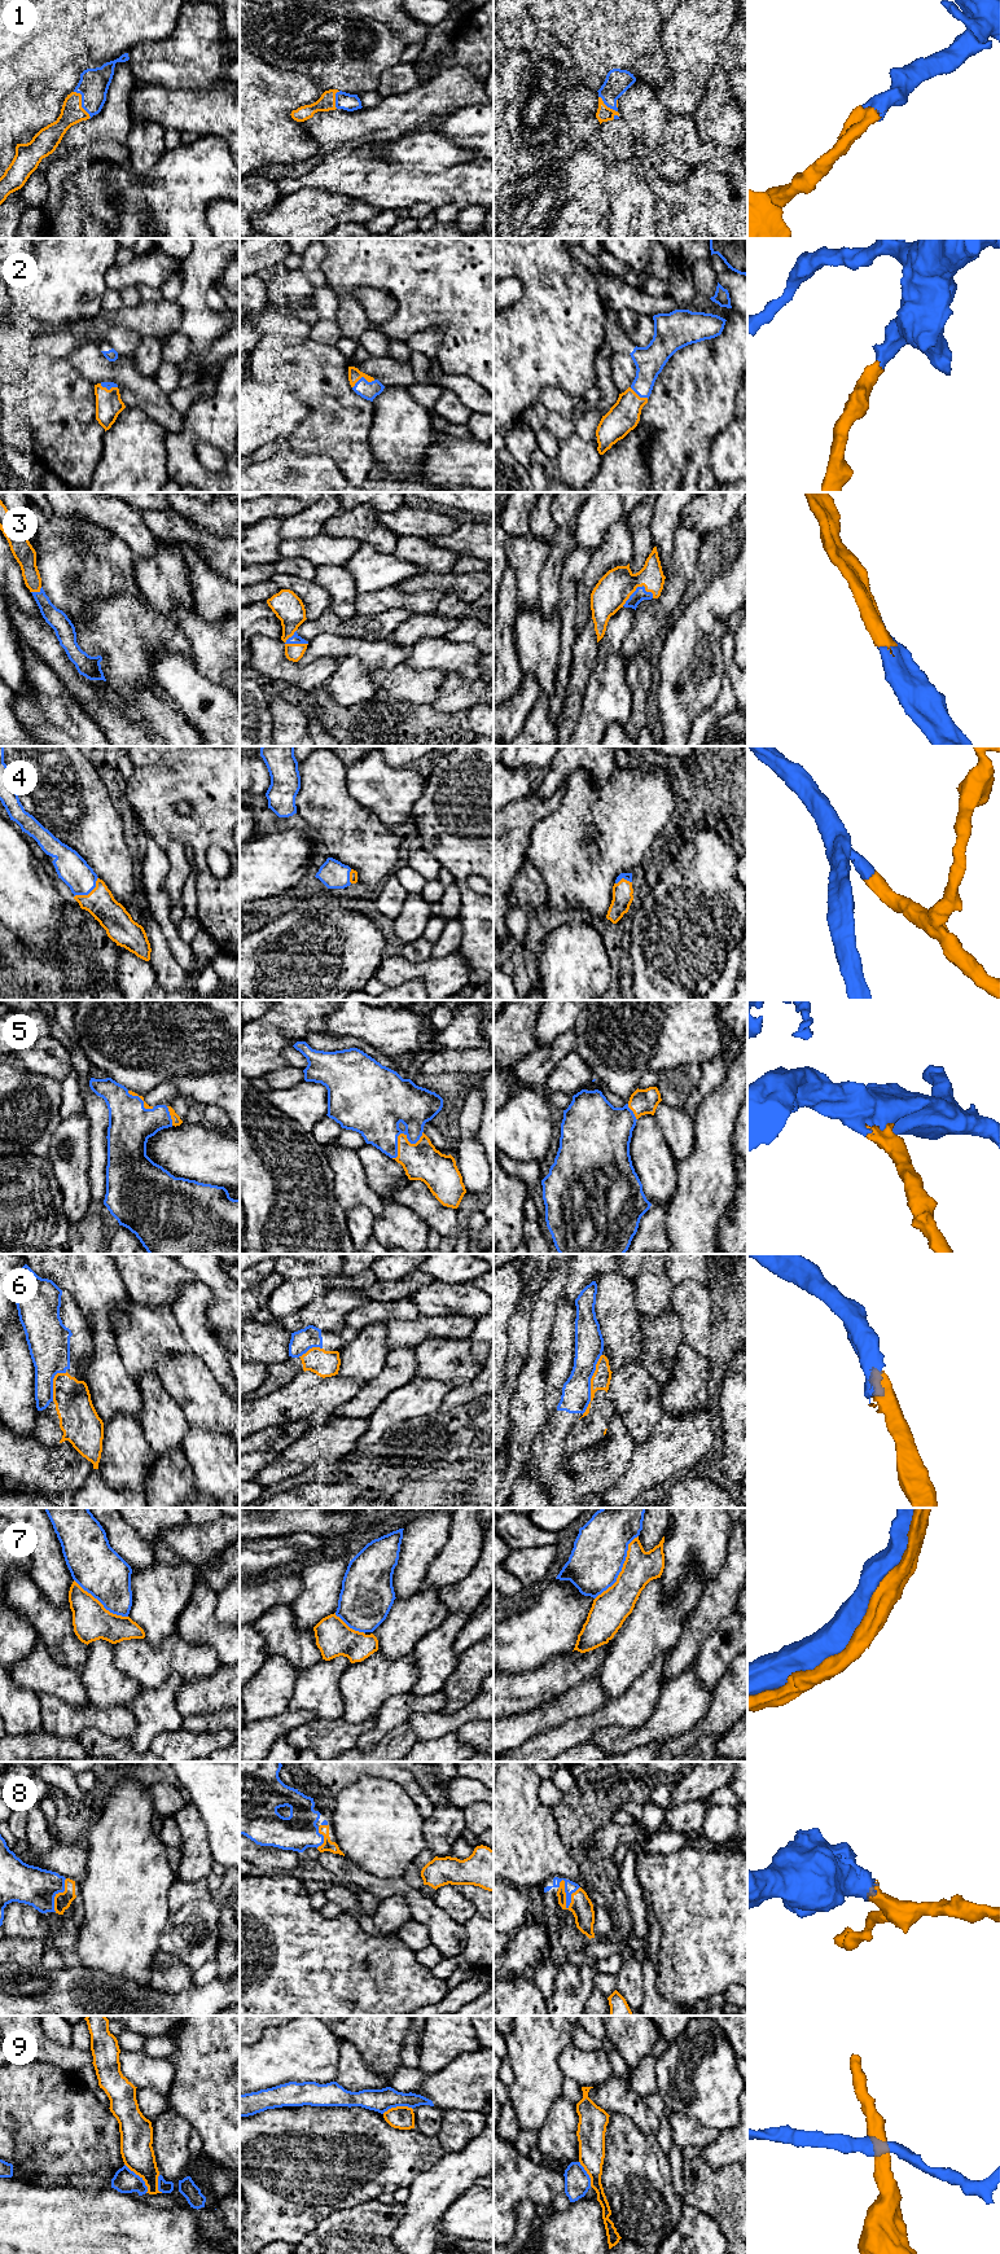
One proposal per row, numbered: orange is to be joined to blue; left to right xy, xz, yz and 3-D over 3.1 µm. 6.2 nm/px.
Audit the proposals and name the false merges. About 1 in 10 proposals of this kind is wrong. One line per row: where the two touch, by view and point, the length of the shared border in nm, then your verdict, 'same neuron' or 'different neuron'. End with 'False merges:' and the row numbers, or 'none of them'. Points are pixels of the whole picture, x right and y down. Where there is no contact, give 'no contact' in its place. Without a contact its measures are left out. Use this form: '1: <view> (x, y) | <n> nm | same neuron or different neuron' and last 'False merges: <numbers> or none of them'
1: xy (82, 104) | 200 nm | same neuron
2: xz (363, 377) | 150 nm | same neuron
3: yz (636, 588) | 220 nm | same neuron
4: xy (88, 893) | 200 nm | same neuron
5: xz (400, 1132) | 260 nm | same neuron
6: yz (590, 1384) | 400 nm | different neuron
7: yz (621, 1569) | 480 nm | different neuron
8: yz (566, 1894) | 190 nm | same neuron
9: xy (140, 2178) | 240 nm | different neuron
False merges: 6, 7, 9

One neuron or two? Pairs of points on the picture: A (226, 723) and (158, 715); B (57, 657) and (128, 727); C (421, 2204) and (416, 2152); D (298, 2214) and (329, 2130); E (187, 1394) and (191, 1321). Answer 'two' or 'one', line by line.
A: two
B: one
C: two
D: one
E: two

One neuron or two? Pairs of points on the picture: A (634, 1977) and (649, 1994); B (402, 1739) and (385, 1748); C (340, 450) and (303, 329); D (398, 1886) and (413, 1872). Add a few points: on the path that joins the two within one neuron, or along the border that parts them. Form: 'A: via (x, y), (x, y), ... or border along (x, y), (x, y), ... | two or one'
A: border along (640, 1961), (643, 2002) | two
B: via (398, 1741), (389, 1748) | one
C: border along (276, 334), (290, 343), (303, 343), (310, 338) | two
D: border along (403, 1877), (408, 1885), (419, 1888) | two

